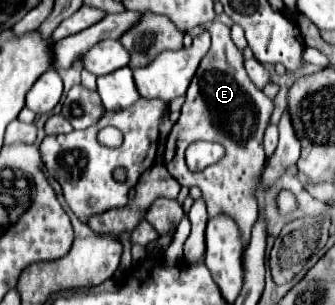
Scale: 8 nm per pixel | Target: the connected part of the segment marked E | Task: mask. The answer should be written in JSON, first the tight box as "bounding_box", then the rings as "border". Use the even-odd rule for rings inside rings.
{"bounding_box":[165,21,273,245],"border":[[[213,21],[209,27],[213,45],[203,57],[181,109],[181,117],[167,137],[165,147],[165,167],[173,179],[183,187],[199,187],[207,203],[209,217],[219,217],[219,213],[229,213],[237,227],[241,229],[241,241],[249,245],[251,229],[258,218],[255,201],[255,183],[261,167],[265,164],[263,151],[263,131],[273,113],[273,101],[257,89],[243,67],[243,53],[235,47],[229,37],[229,29]],[[193,141],[215,141],[225,147],[225,157],[217,163],[205,167],[203,171],[189,171],[185,165],[185,149]]]}

